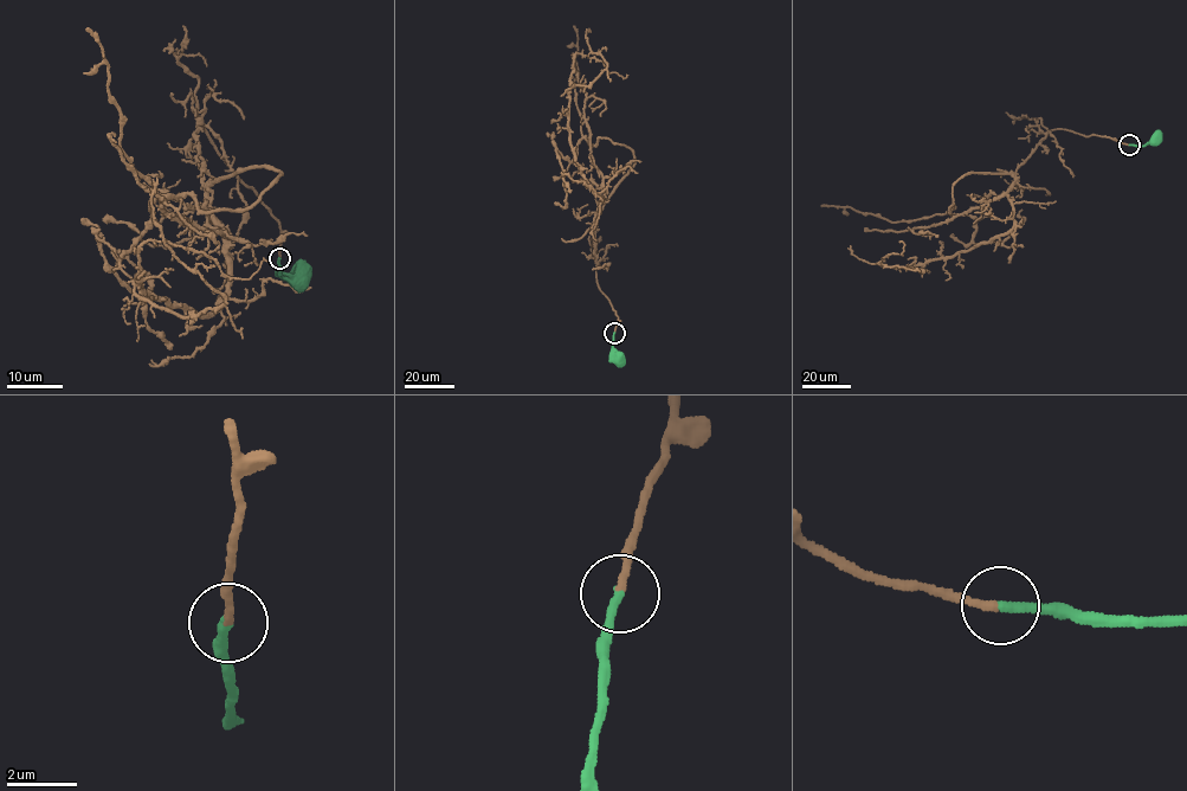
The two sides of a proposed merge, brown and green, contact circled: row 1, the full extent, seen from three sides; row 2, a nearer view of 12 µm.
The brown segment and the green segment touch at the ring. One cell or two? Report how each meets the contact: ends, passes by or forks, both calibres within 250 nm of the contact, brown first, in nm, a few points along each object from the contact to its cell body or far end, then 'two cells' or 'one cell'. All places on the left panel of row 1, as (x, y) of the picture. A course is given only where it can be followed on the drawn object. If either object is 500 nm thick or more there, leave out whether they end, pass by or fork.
brown ends | green ends | 240/280 nm | brown via (279, 257), (198, 116), (228, 296), (208, 314), (135, 293), (226, 303), (163, 239), (156, 177) | green via (279, 258), (281, 274), (290, 280), (297, 276) | one cell

